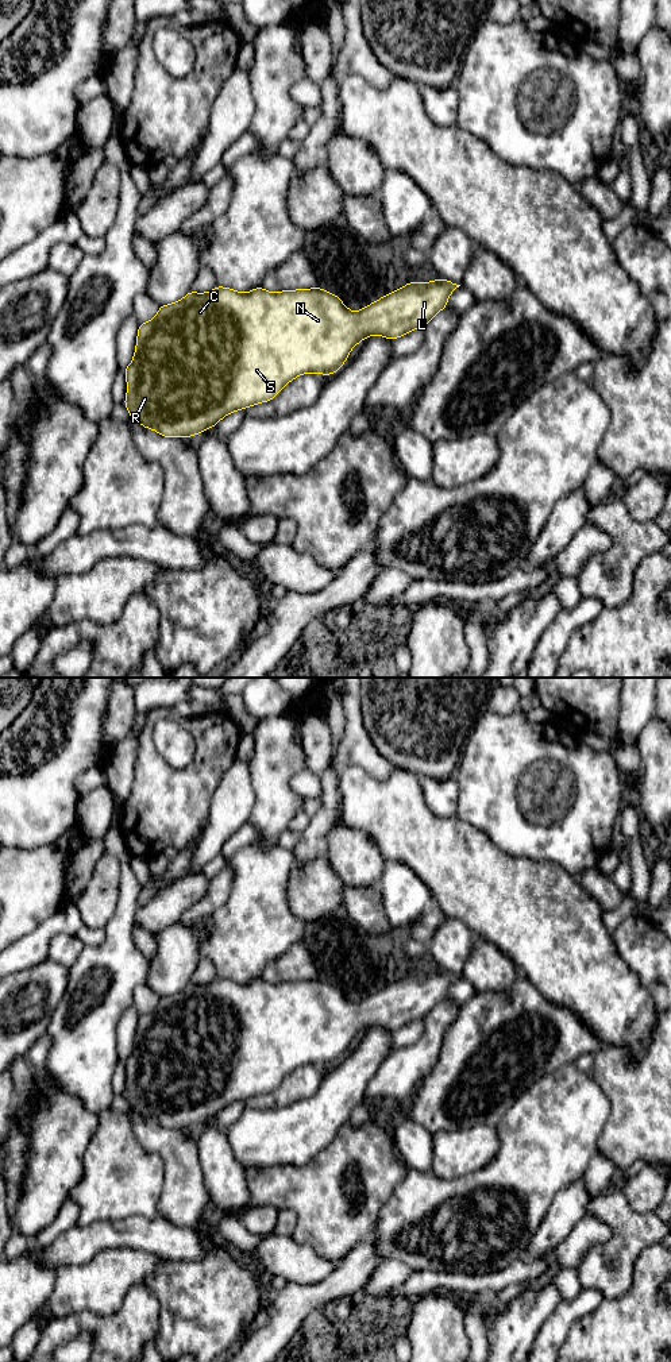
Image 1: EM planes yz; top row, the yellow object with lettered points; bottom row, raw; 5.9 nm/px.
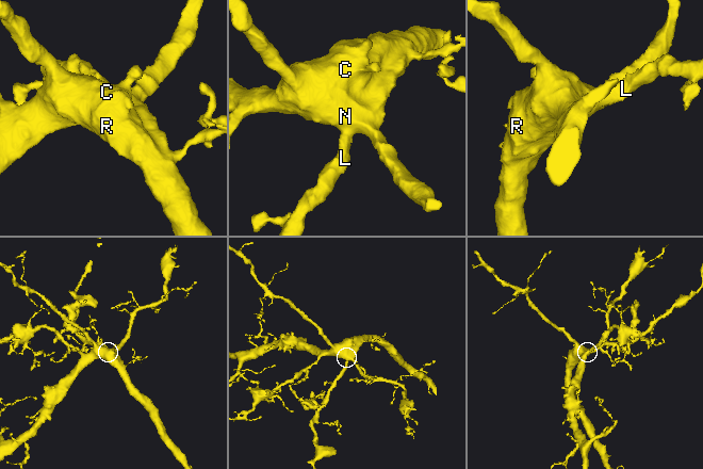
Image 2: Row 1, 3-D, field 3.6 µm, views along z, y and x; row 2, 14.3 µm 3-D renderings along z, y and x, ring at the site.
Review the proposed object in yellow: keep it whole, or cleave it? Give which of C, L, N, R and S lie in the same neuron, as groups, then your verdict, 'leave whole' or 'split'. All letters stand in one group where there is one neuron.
C L N R S; leave whole

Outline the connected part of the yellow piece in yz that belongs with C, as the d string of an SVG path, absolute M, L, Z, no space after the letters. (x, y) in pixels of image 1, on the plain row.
M441 969L409 973L358 1004L320 979L239 984L216 977L208 984L189 983L139 1016L134 1050L124 1061L124 1096L131 1111L165 1128L194 1127L235 1101L271 1092L298 1066L333 1065L354 1037L369 1027L394 1031L425 1018L459 977Z

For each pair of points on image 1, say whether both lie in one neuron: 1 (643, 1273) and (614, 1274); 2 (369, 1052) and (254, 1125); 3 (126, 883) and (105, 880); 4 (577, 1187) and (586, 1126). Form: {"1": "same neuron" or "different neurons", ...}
{"1": "different neurons", "2": "same neuron", "3": "different neurons", "4": "different neurons"}

